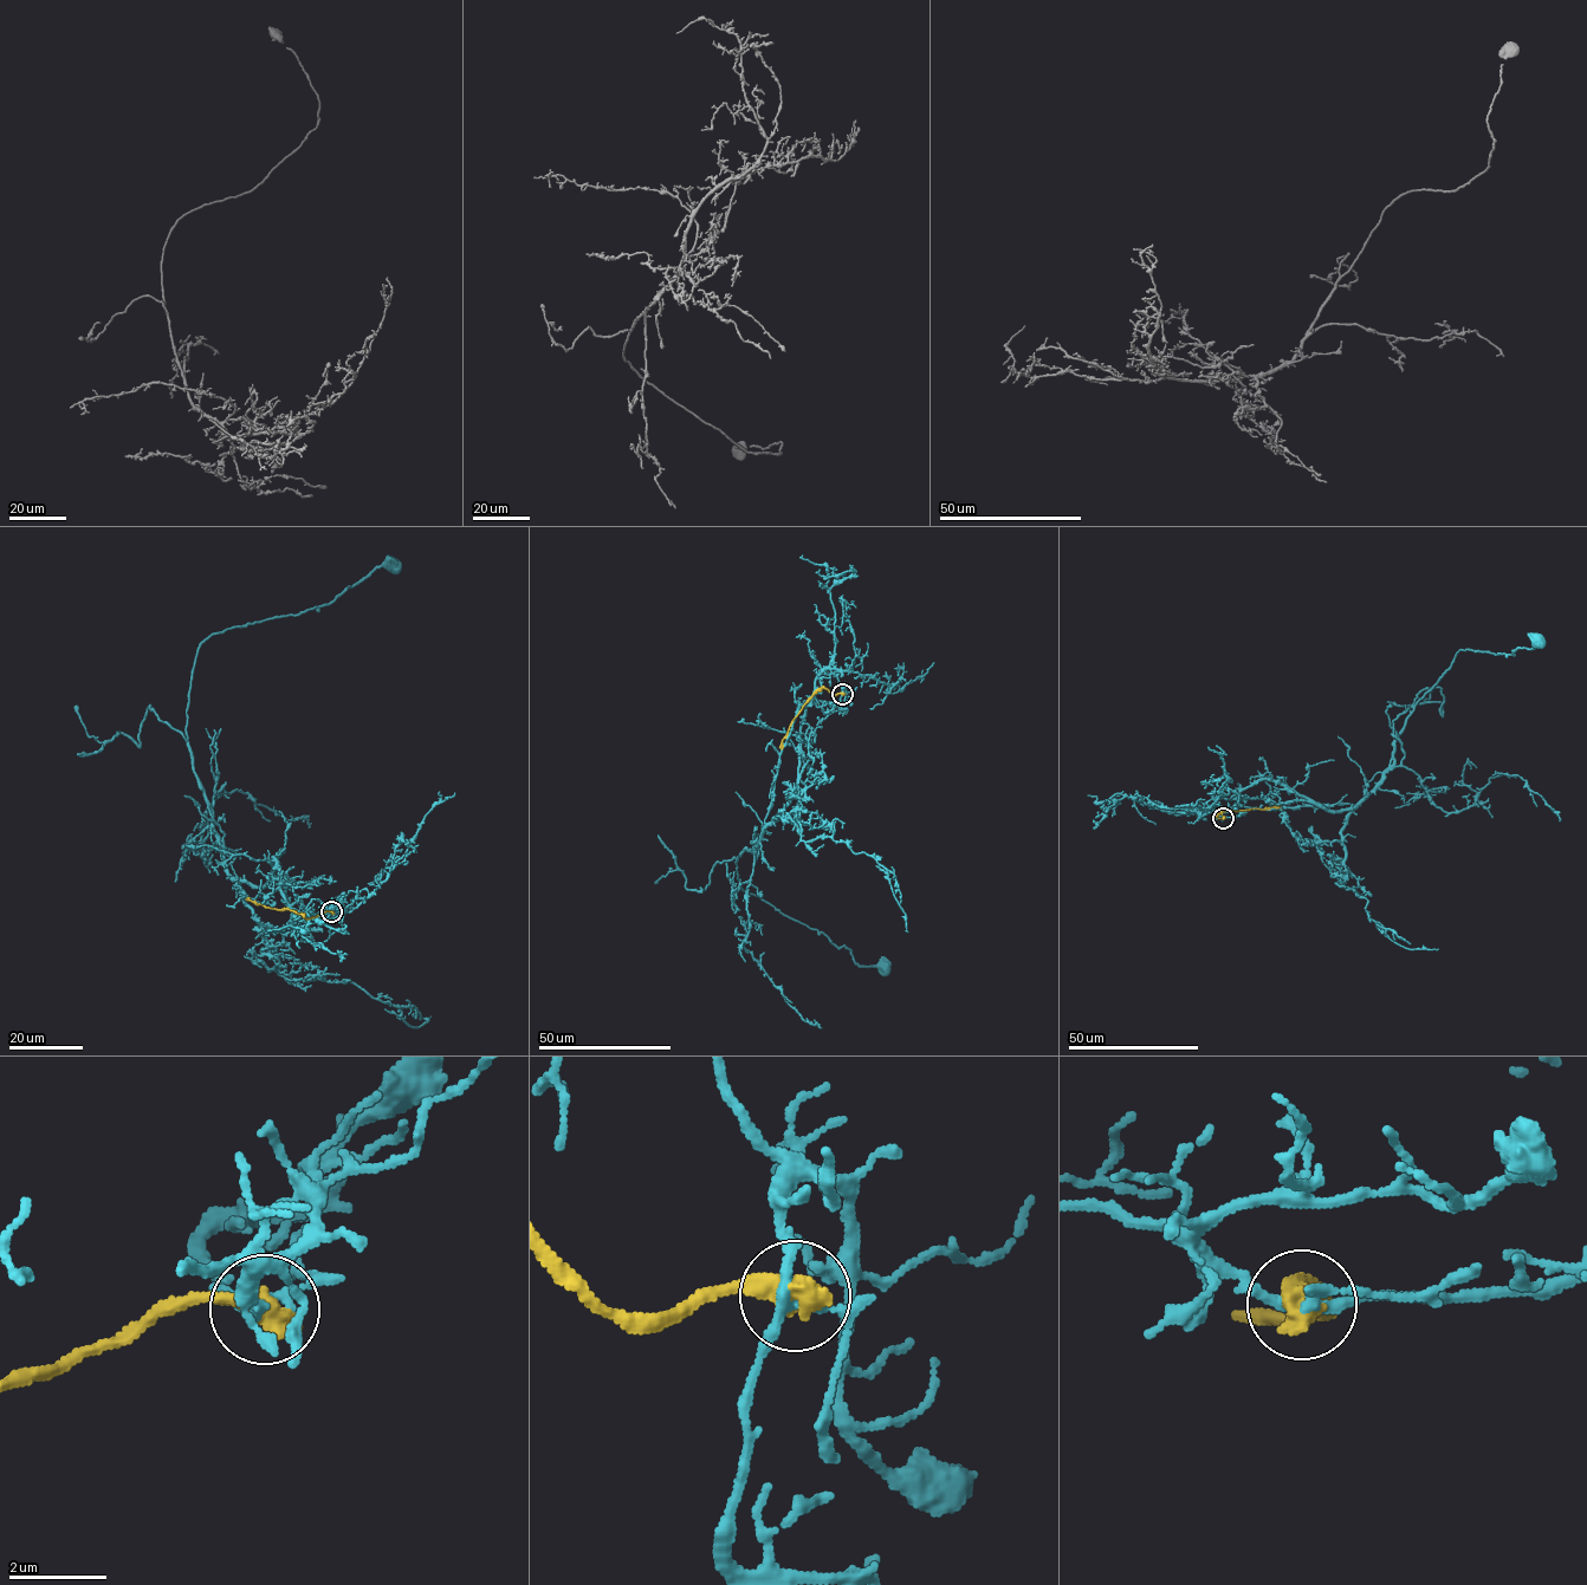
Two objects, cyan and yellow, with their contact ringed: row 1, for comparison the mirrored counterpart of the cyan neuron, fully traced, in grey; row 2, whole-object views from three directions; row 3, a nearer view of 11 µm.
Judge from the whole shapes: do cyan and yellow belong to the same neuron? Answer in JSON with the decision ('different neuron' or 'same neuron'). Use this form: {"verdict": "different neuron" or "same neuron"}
{"verdict": "different neuron"}

